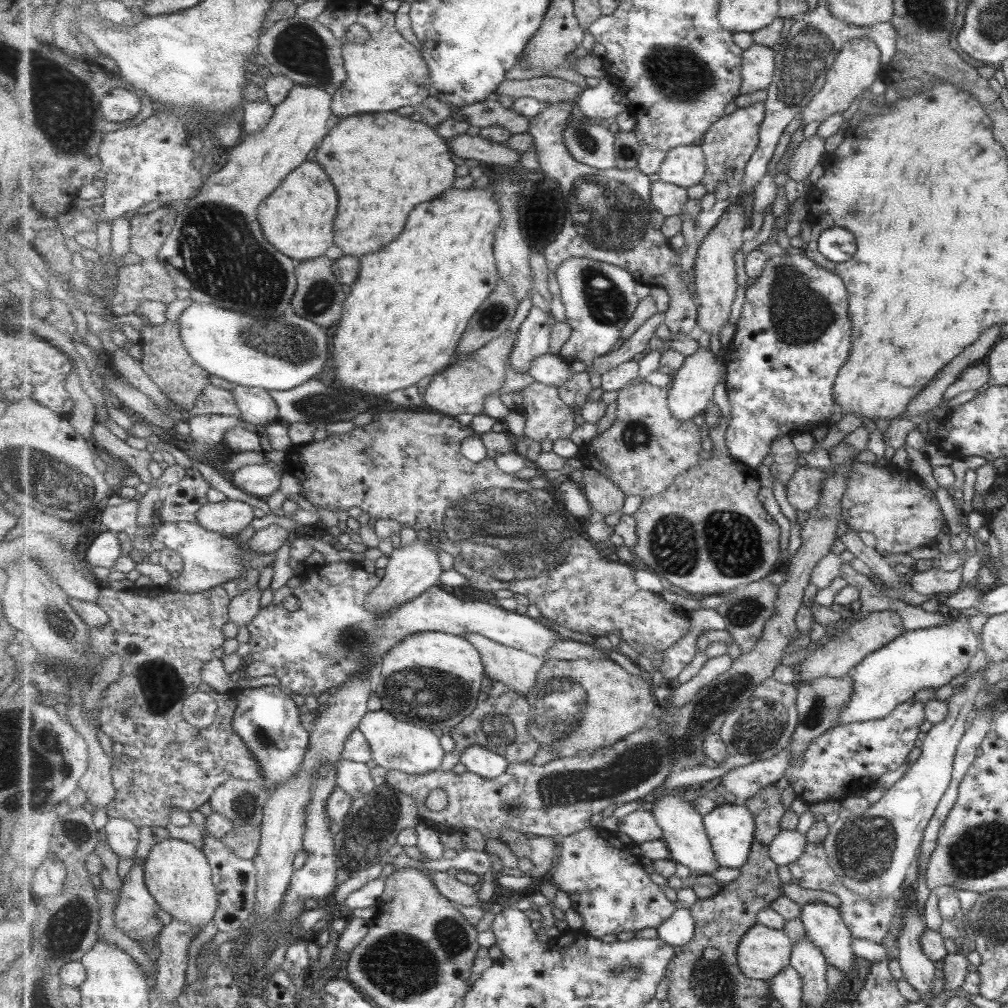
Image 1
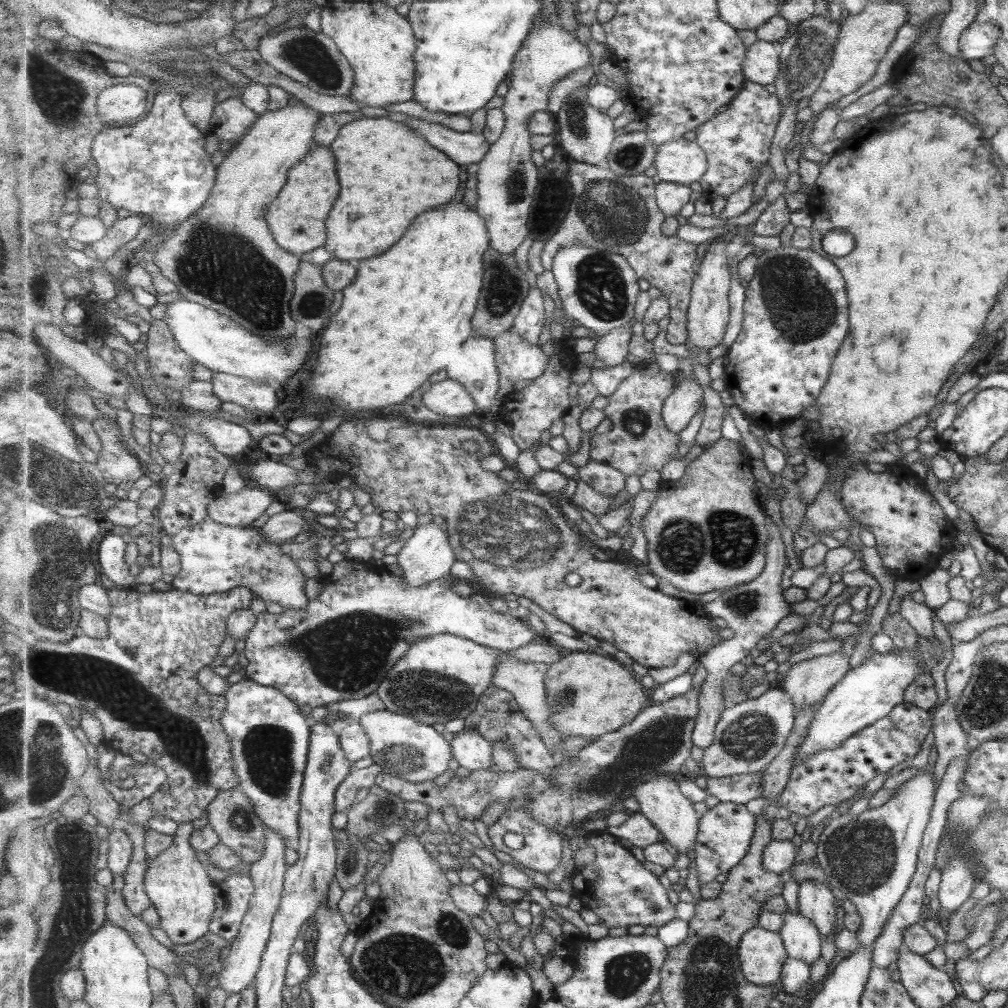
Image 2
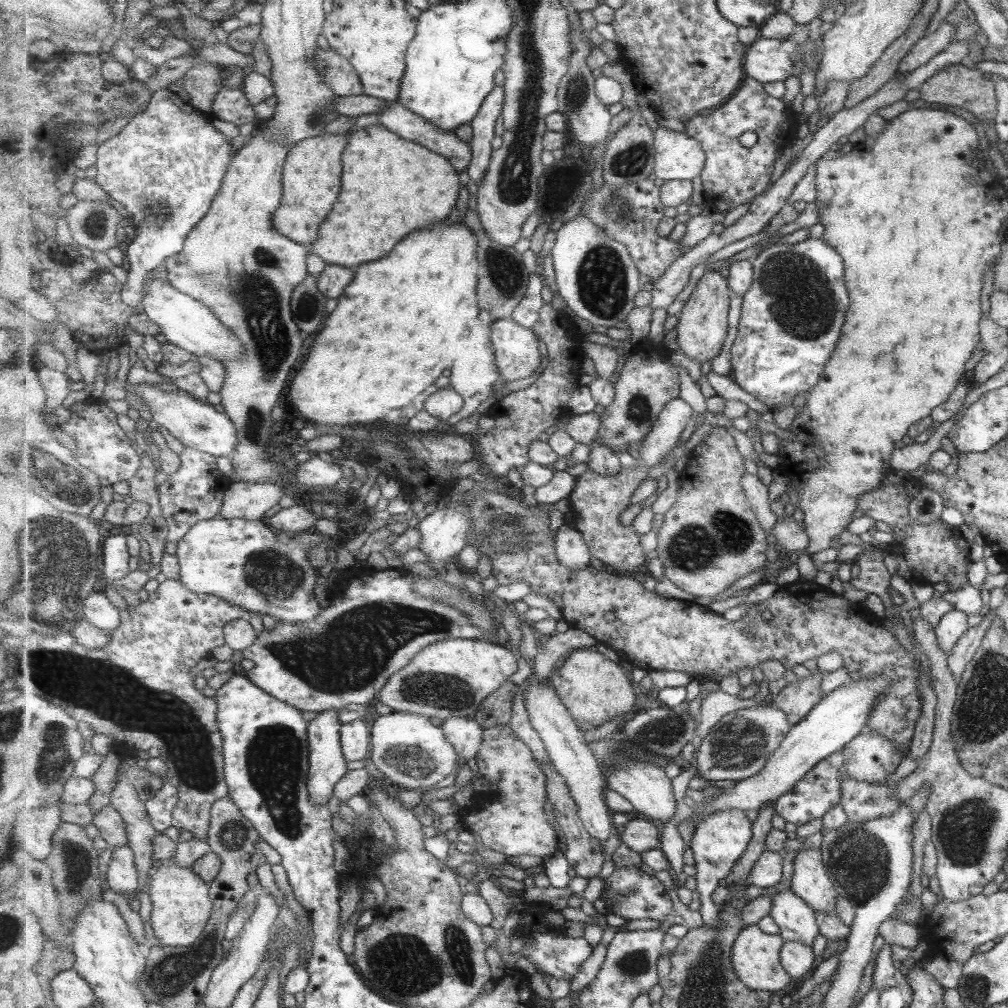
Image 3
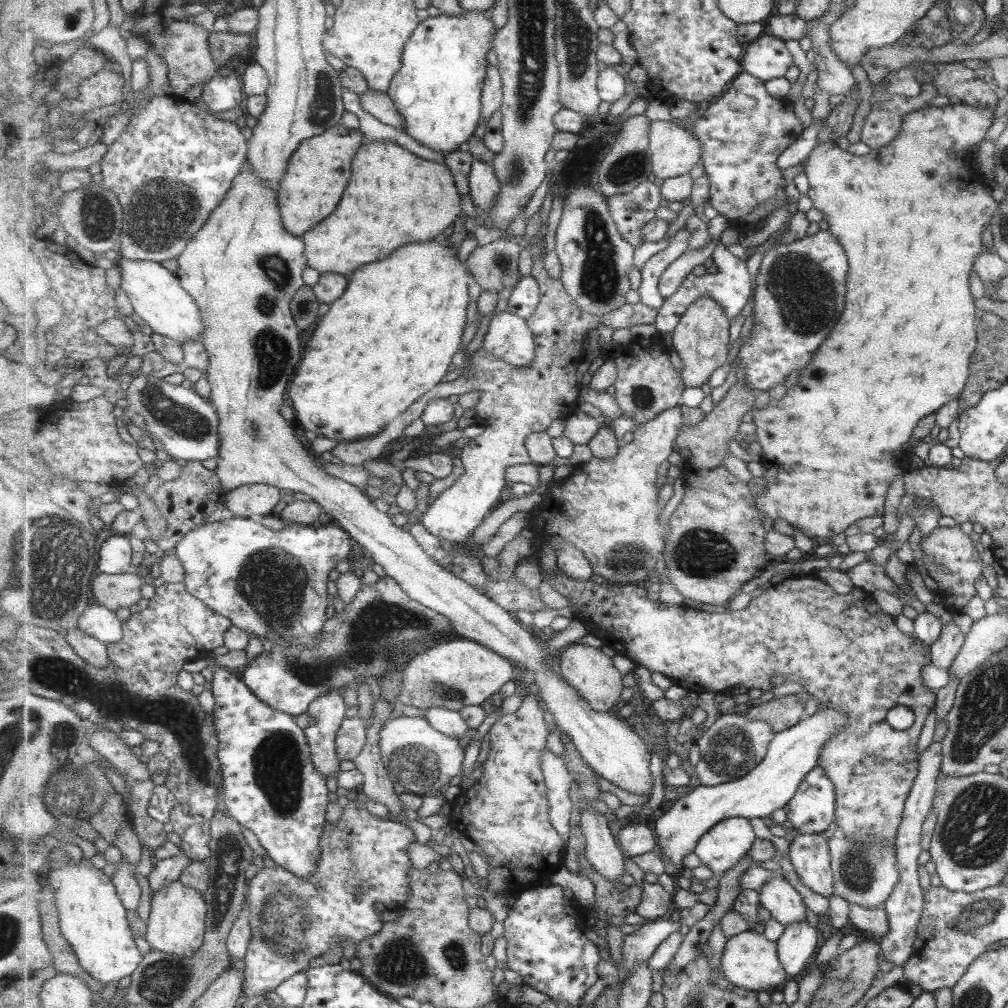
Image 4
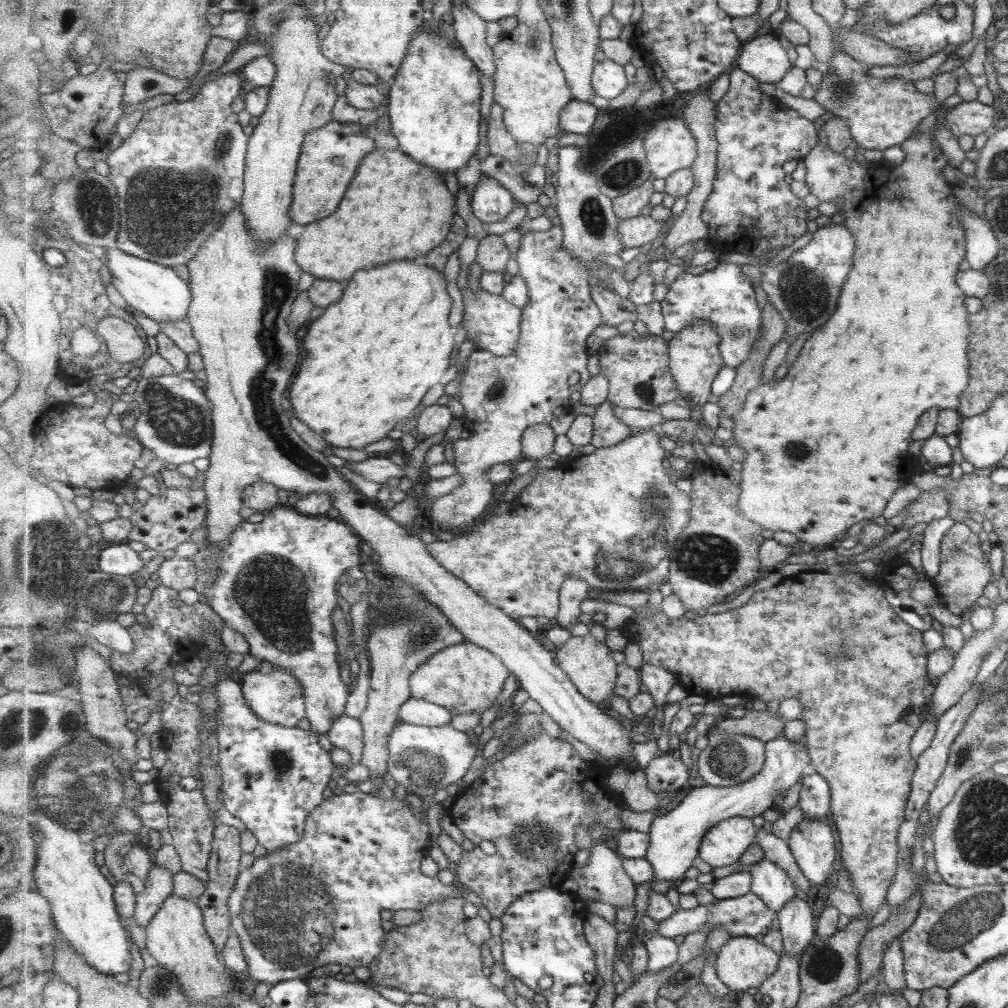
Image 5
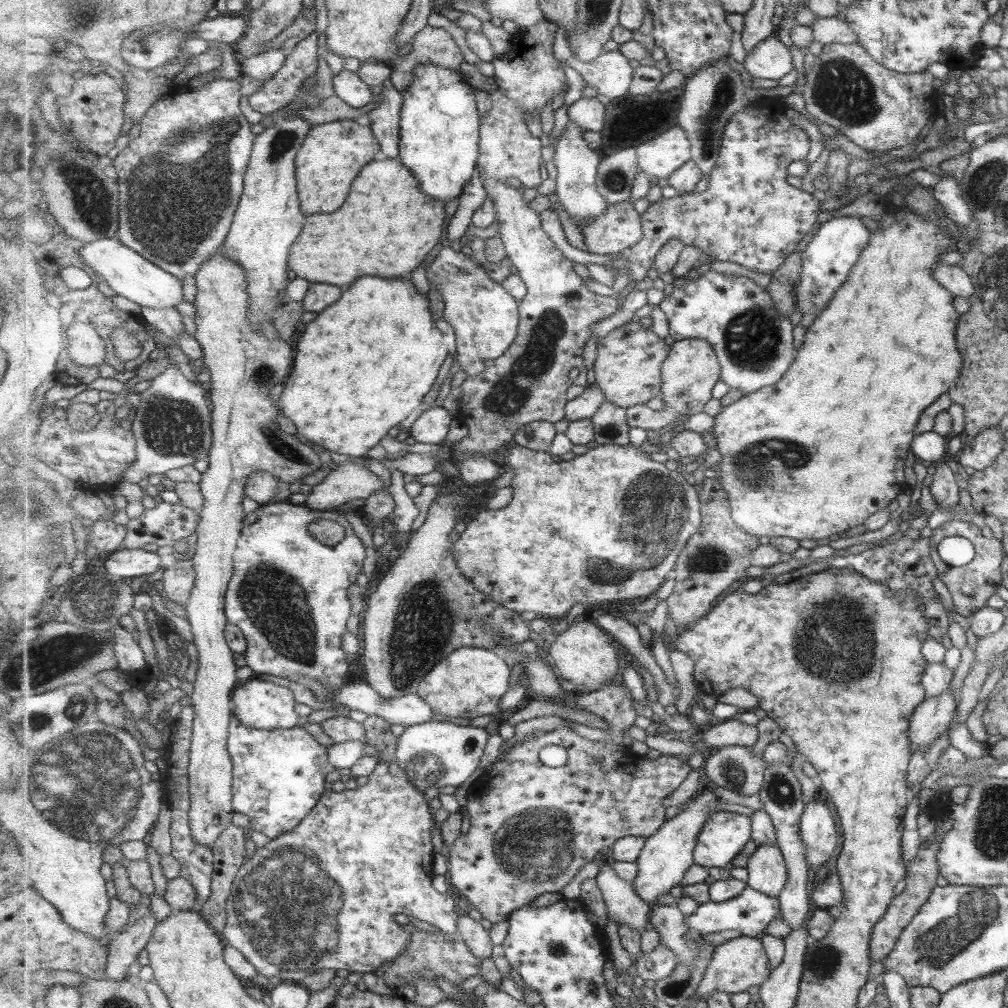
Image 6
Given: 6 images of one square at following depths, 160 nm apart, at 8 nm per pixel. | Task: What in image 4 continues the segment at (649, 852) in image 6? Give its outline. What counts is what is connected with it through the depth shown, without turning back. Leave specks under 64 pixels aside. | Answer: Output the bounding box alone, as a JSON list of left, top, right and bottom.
[652,707,847,867]

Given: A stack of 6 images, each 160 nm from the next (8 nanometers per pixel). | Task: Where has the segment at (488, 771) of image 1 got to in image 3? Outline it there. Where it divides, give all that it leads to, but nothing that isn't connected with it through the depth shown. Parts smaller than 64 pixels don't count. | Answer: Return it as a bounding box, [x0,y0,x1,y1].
[443,717,484,761]

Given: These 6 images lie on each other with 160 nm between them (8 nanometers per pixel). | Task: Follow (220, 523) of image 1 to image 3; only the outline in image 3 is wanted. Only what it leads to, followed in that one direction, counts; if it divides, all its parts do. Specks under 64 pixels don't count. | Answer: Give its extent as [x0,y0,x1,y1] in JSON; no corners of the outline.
[220,482,285,520]

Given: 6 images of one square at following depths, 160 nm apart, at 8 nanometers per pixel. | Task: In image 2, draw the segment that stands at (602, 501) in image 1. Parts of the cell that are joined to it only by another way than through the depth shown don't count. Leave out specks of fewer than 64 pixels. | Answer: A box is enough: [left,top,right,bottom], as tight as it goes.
[576,459,627,496]

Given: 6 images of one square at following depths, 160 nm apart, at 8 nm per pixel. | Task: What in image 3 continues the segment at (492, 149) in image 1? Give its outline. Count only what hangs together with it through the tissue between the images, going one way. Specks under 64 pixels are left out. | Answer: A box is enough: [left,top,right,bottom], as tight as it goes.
[375,101,474,171]

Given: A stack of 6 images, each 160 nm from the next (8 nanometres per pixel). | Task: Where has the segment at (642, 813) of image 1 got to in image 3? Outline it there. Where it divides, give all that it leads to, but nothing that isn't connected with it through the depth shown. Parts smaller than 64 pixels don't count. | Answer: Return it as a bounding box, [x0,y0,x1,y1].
[618,818,661,854]

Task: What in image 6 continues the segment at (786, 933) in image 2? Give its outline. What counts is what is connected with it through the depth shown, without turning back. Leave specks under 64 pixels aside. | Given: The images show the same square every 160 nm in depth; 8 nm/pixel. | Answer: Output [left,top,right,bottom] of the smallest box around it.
[748,844,789,898]

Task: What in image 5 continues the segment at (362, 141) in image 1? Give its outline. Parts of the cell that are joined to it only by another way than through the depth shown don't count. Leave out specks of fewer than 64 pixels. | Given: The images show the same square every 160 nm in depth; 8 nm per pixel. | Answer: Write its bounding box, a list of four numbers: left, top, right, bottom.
[297,148,456,308]

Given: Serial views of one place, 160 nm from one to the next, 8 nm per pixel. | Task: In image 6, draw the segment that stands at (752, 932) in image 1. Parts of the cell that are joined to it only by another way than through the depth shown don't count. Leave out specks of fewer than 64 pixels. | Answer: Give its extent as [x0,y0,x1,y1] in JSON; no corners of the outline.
[692,935,772,1000]

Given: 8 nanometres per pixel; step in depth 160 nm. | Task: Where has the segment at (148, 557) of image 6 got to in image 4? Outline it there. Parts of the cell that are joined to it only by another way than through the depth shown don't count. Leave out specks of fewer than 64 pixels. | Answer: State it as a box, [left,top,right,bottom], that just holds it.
[99,535,135,574]

